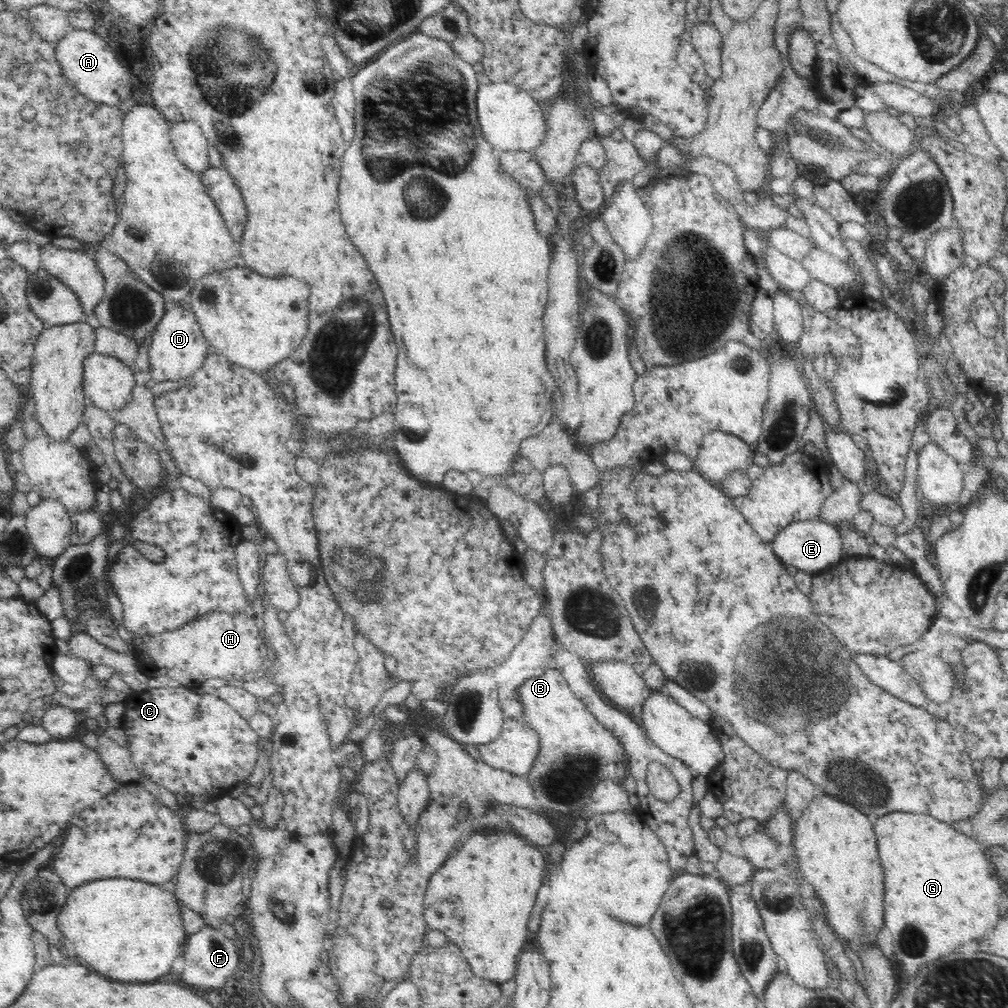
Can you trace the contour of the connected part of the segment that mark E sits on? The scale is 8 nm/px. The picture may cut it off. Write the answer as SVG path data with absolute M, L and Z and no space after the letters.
M818 518L790 523L790 526L782 528L774 536L770 545L774 554L778 555L778 559L792 571L804 571L813 576L826 572L827 569L846 558L838 524L820 521Z

